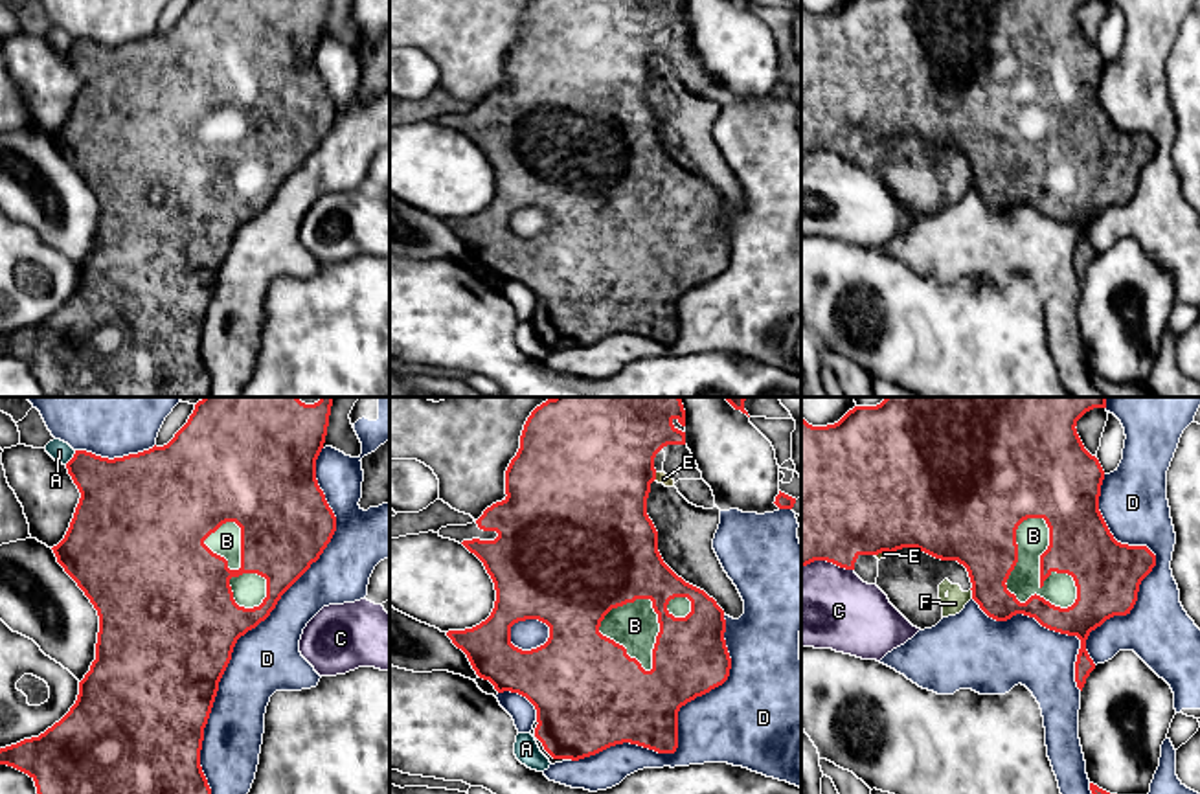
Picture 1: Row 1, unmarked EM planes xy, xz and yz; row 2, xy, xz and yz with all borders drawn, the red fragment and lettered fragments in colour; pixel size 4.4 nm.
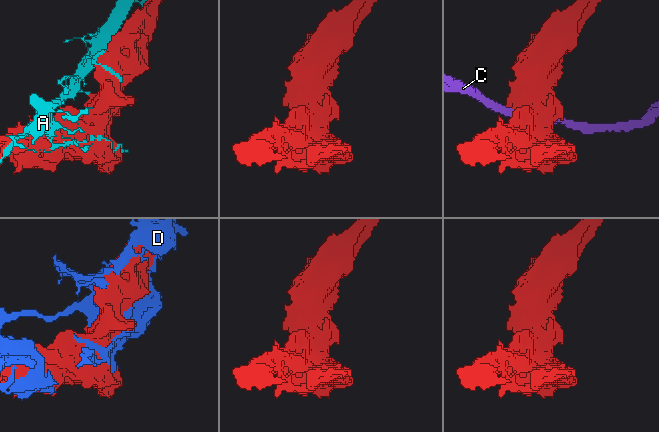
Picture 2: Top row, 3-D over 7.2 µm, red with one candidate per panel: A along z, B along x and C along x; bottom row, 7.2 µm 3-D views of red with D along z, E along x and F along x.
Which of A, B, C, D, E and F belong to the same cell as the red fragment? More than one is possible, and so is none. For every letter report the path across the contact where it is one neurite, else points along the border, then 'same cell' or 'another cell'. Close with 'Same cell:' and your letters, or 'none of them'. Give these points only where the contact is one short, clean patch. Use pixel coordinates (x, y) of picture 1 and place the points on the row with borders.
A: another cell
B: same cell
C: another cell
D: another cell
E: along yz (888, 552), (875, 555) | another cell
F: along yz (971, 589), (973, 598) | another cell
Same cell: B

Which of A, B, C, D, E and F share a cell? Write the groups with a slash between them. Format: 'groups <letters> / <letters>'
groups A / B / C / D / E F

